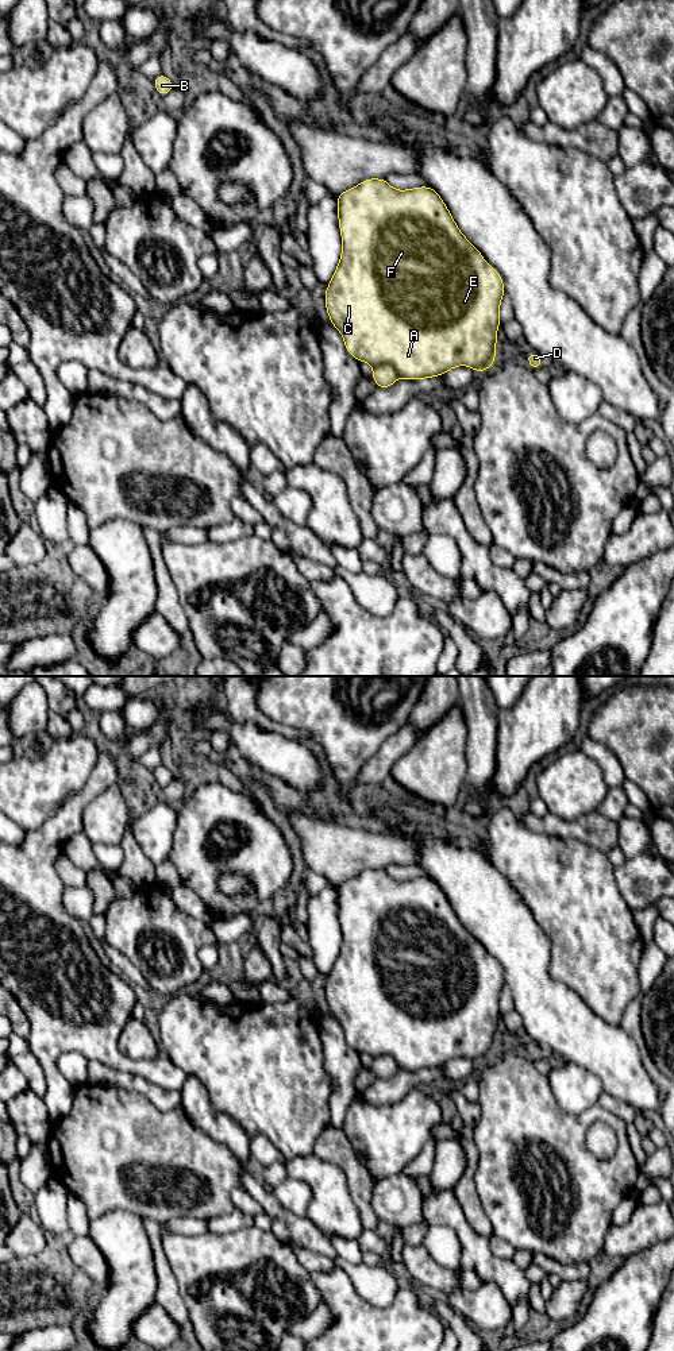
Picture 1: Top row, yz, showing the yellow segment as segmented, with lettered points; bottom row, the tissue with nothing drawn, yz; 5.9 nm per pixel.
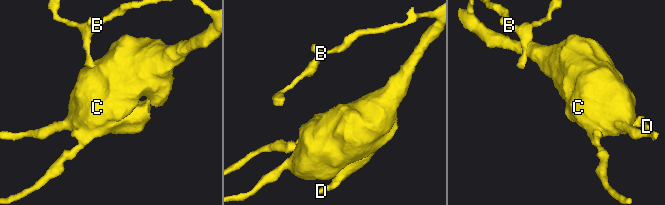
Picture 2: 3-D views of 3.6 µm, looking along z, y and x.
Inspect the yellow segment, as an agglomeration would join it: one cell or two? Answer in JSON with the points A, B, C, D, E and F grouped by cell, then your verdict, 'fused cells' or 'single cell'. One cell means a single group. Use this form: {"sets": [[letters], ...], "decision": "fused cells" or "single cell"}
{"sets": [["A", "B", "C", "D", "E", "F"]], "decision": "single cell"}

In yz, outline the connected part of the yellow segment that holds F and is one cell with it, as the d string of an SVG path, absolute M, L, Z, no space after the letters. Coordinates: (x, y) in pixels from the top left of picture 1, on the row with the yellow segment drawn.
M367 178L335 197L338 200L342 254L324 293L326 309L331 325L334 325L343 337L346 351L359 363L366 362L373 366L371 378L377 387L388 389L394 385L398 378L420 381L444 375L457 366L467 366L477 373L484 373L490 368L497 355L497 331L501 325L500 304L505 296L504 281L501 274L485 260L479 250L461 232L438 192L431 186L397 190L392 188L385 178Z

